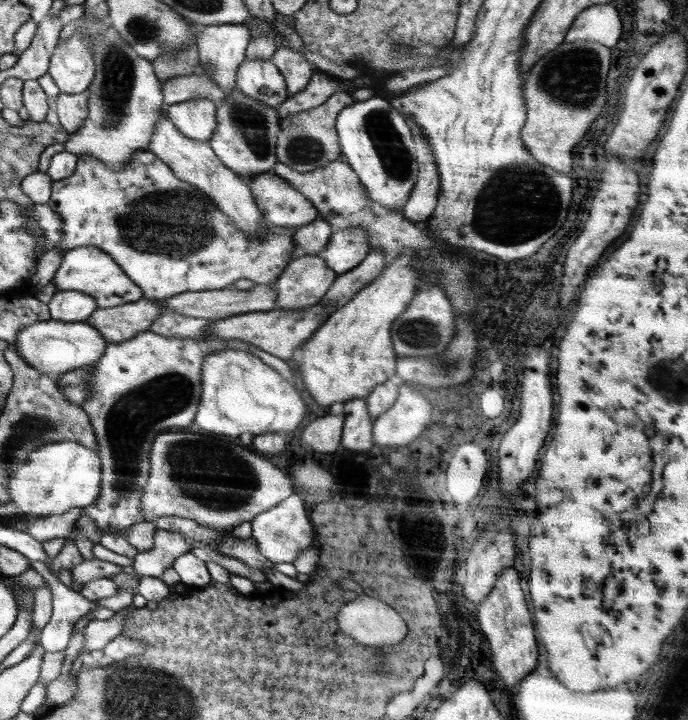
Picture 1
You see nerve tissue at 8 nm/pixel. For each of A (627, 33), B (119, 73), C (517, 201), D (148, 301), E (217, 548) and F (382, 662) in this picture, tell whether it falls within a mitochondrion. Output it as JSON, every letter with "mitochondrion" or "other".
{"A":"other","B":"mitochondrion","C":"mitochondrion","D":"other","E":"other","F":"mitochondrion"}

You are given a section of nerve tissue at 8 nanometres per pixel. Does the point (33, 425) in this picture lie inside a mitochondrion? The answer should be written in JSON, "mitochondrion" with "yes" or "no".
{"mitochondrion":"yes"}

